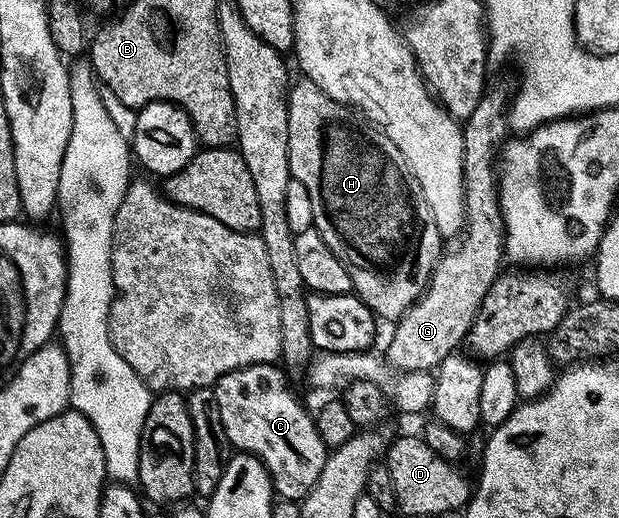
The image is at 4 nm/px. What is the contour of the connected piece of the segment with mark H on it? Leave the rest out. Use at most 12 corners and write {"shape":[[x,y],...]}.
{"shape":[[311,80],[289,168],[378,320],[420,299],[443,238],[394,141]]}

